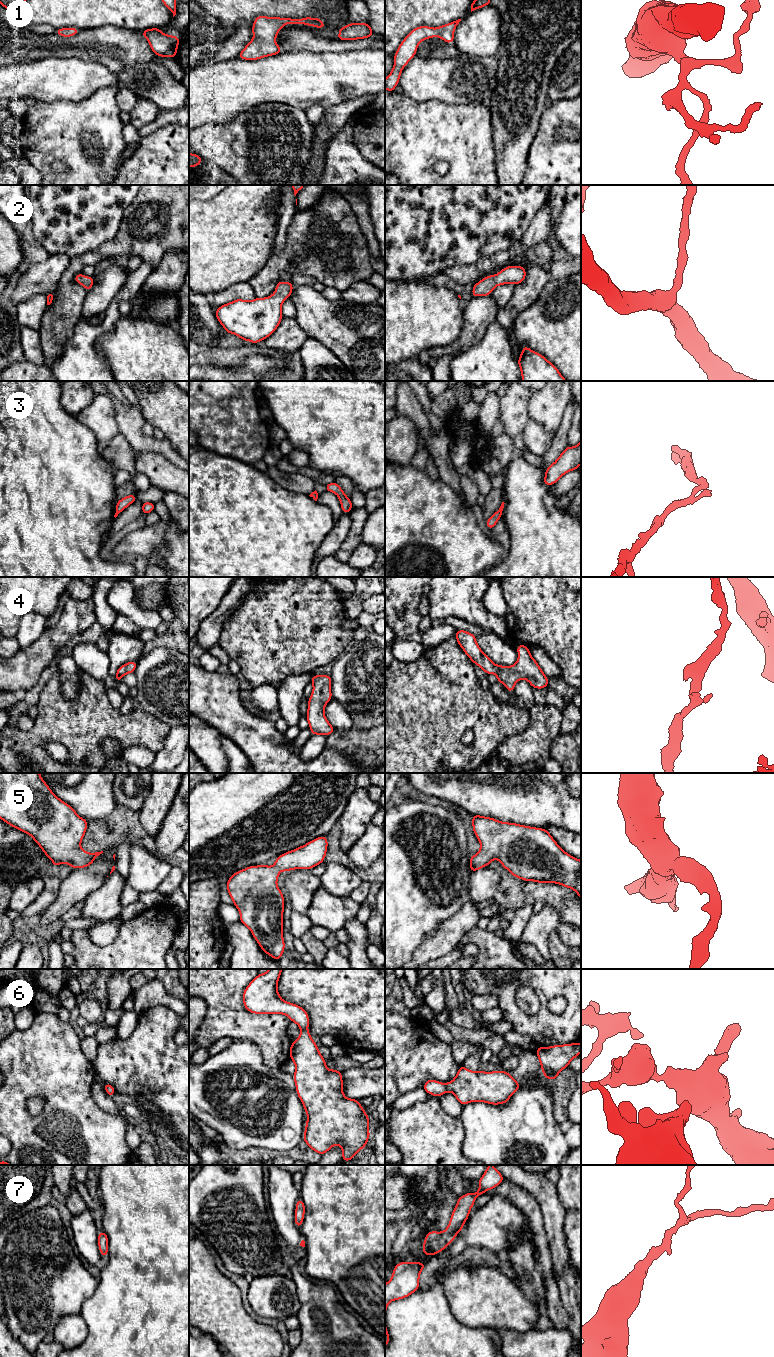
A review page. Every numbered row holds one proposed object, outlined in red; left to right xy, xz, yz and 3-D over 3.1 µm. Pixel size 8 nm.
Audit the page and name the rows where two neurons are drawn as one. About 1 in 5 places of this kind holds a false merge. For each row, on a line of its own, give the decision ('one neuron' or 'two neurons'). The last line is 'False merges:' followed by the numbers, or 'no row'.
1: one neuron
2: one neuron
3: one neuron
4: one neuron
5: one neuron
6: one neuron
7: one neuron
False merges: no row

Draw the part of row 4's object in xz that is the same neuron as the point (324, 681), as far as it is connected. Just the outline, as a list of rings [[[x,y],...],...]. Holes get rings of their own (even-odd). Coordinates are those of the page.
[[[314,674],[311,683],[313,690],[308,699],[306,714],[309,728],[311,729],[312,735],[322,734],[328,736],[335,731],[324,713],[326,704],[332,699],[331,676]]]

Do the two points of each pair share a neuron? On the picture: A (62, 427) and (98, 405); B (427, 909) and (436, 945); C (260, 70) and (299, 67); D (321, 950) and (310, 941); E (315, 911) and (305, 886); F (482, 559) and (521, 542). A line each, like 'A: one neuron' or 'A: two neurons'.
A: two neurons
B: two neurons
C: one neuron
D: one neuron
E: two neurons
F: two neurons

